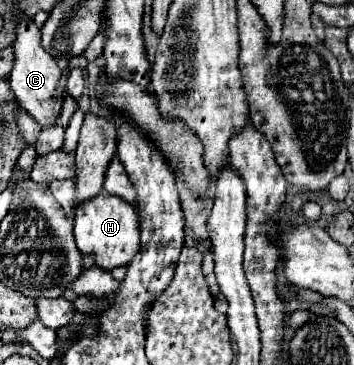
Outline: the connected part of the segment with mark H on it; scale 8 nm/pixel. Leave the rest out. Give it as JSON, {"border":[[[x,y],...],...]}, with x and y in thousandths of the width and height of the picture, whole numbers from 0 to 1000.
{"border":[[[297,529],[212,573],[206,638],[223,688],[234,699],[263,699],[263,732],[280,732],[291,742],[319,742],[325,732],[359,732],[398,682],[393,595],[381,567],[353,556],[347,545],[308,540]]]}

